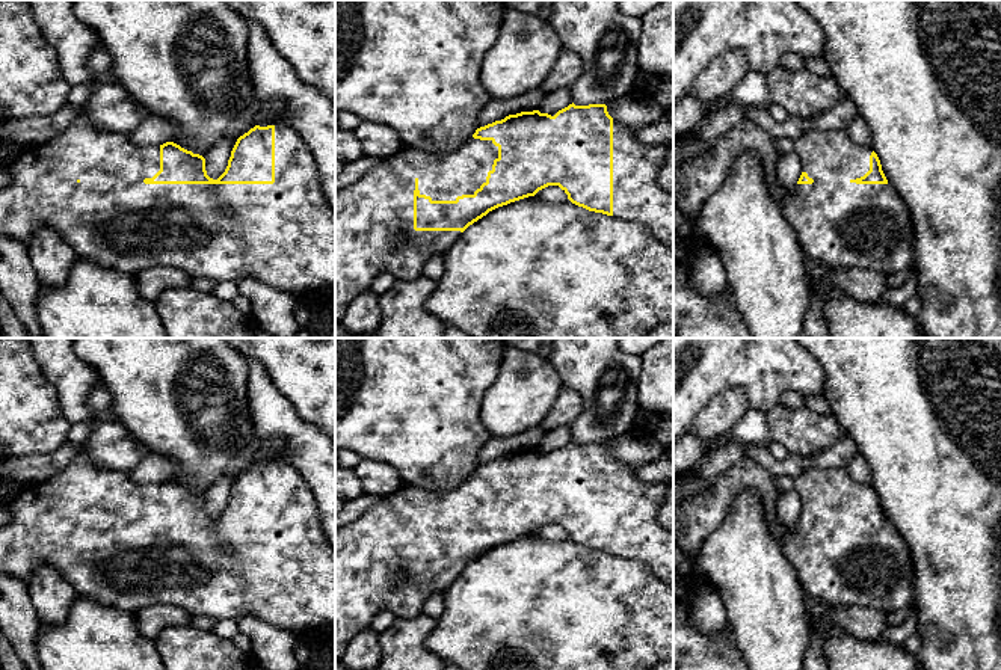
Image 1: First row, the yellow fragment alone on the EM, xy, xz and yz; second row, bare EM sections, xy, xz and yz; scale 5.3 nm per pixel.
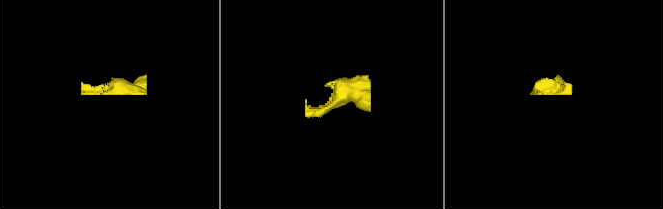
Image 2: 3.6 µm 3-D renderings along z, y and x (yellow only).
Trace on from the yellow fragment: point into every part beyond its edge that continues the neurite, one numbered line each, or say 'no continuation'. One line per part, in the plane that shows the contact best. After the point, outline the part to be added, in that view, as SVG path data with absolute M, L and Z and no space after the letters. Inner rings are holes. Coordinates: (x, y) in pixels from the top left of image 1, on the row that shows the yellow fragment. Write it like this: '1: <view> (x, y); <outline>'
1: xz (375, 233); M473 136L447 152L403 148L335 192L335 321L379 273L417 279L424 263L444 255L462 234L415 231L414 190L432 201L474 195L495 158L498 146Z

